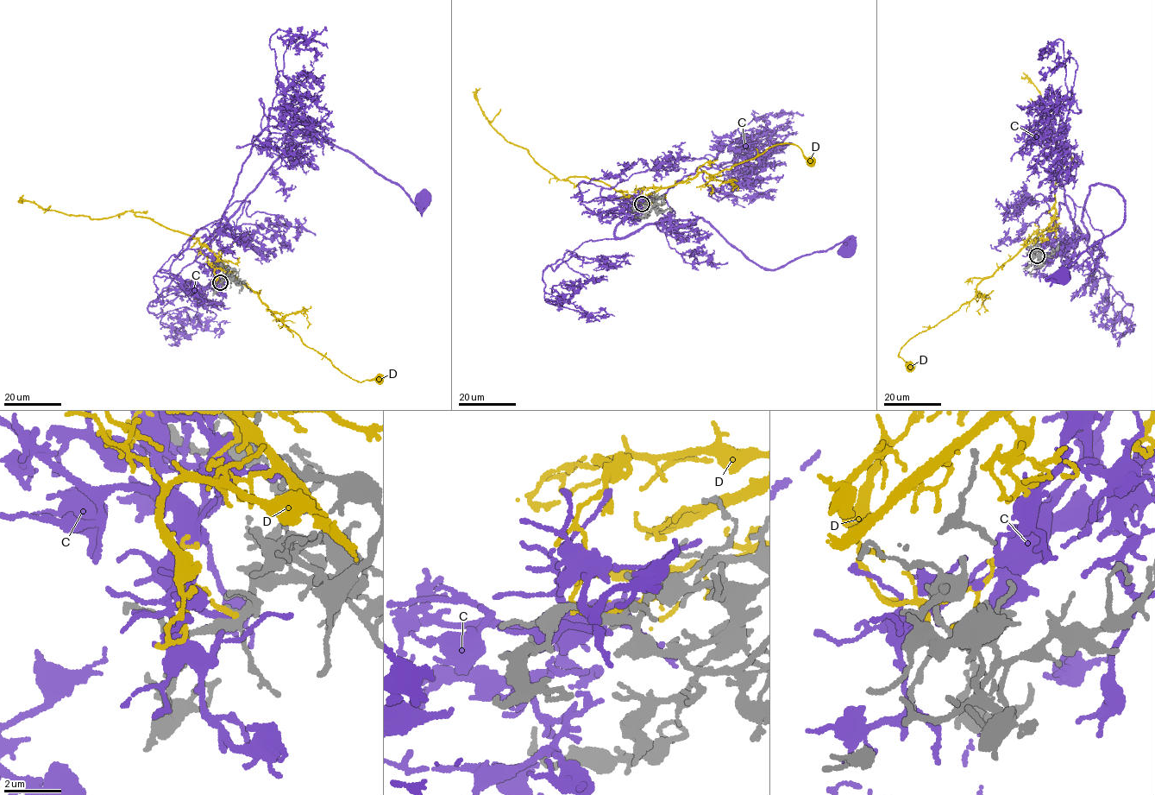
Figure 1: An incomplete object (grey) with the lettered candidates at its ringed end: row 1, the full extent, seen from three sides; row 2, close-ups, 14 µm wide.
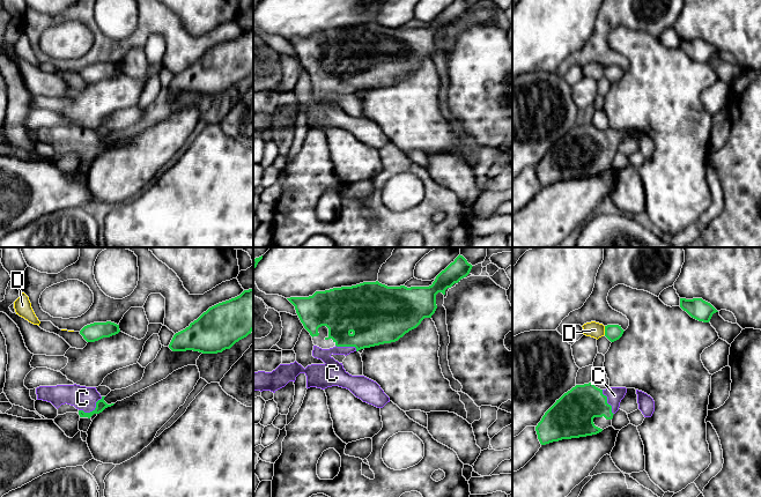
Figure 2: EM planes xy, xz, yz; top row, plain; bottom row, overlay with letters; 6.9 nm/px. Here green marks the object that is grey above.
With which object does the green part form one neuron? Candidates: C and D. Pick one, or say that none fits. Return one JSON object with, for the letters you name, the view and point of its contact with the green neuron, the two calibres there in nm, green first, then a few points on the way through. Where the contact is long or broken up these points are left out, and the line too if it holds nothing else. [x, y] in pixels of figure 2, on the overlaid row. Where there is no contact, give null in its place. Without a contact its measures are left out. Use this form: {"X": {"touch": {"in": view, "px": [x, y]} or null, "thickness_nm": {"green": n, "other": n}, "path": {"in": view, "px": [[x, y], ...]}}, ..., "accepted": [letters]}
{"C": {"touch": {"in": "xy", "px": [93, 410]}, "thickness_nm": {"green": 80, "other": 170}, "path": {"in": "xy", "px": [[101, 405], [93, 410], [82, 398]]}}, "accepted": ["C"]}

